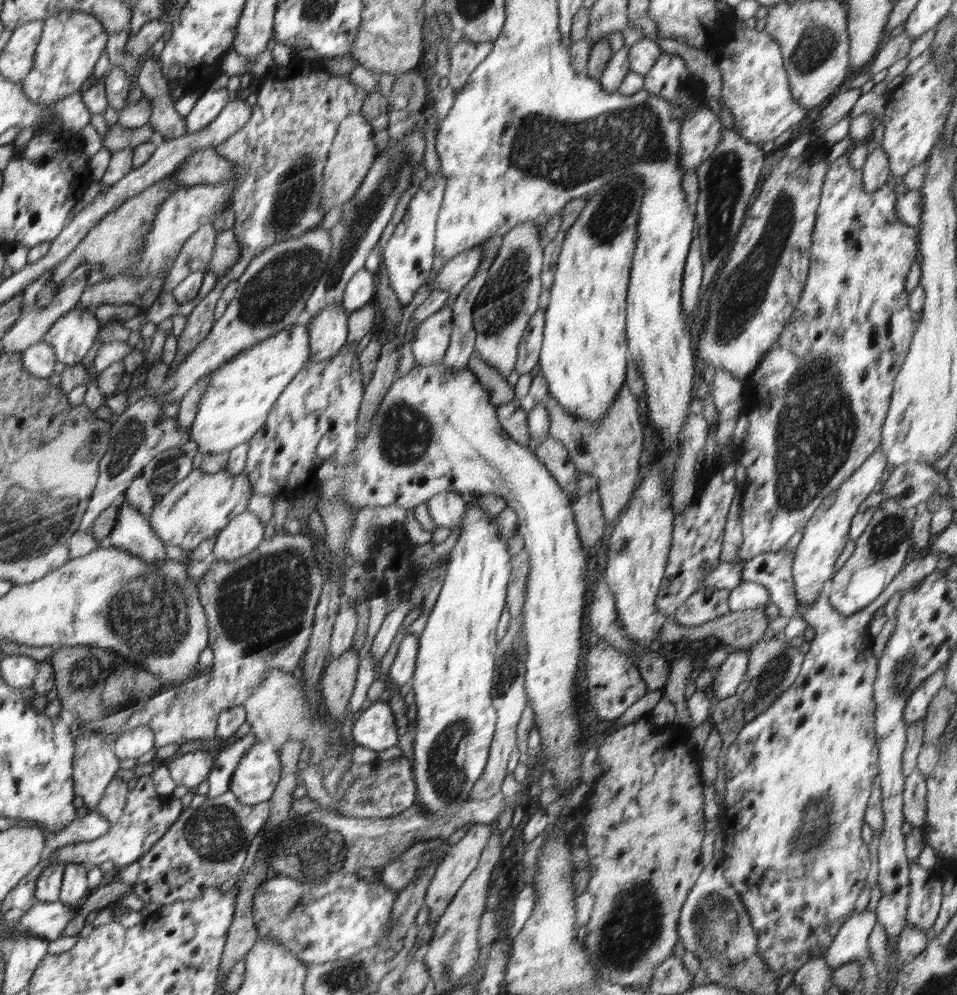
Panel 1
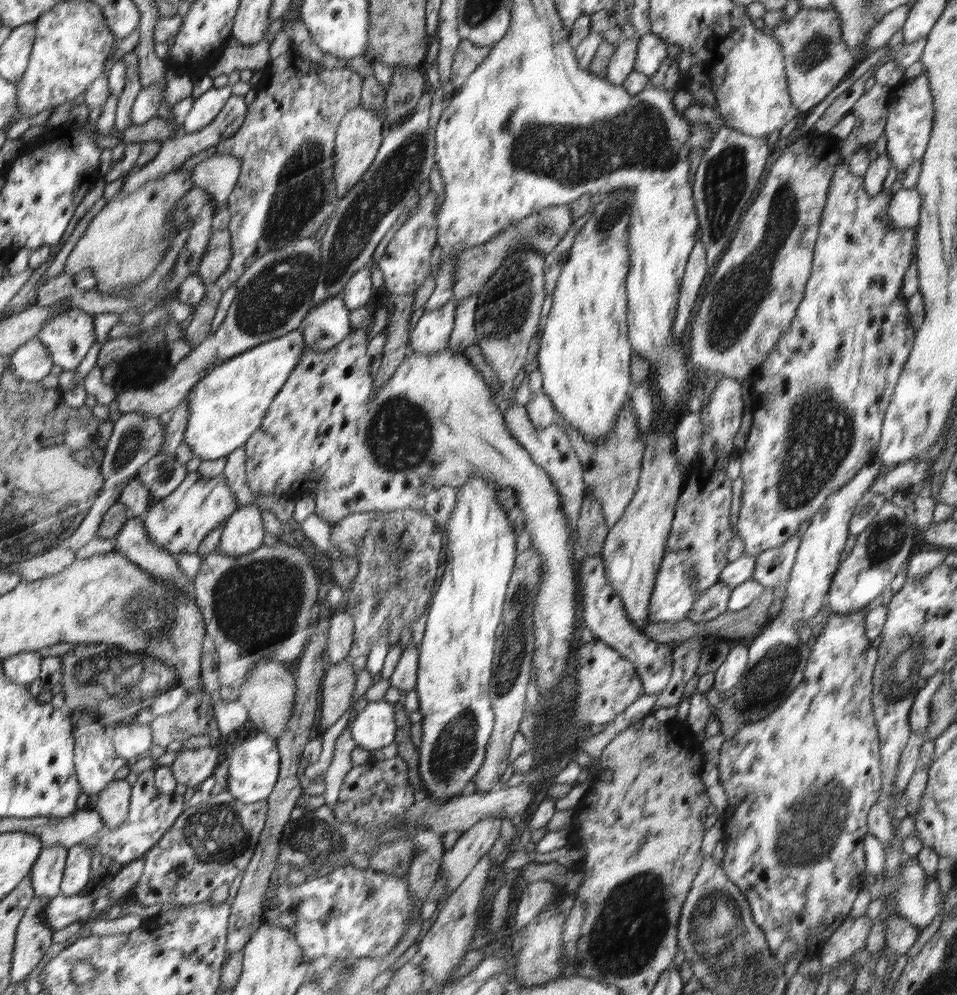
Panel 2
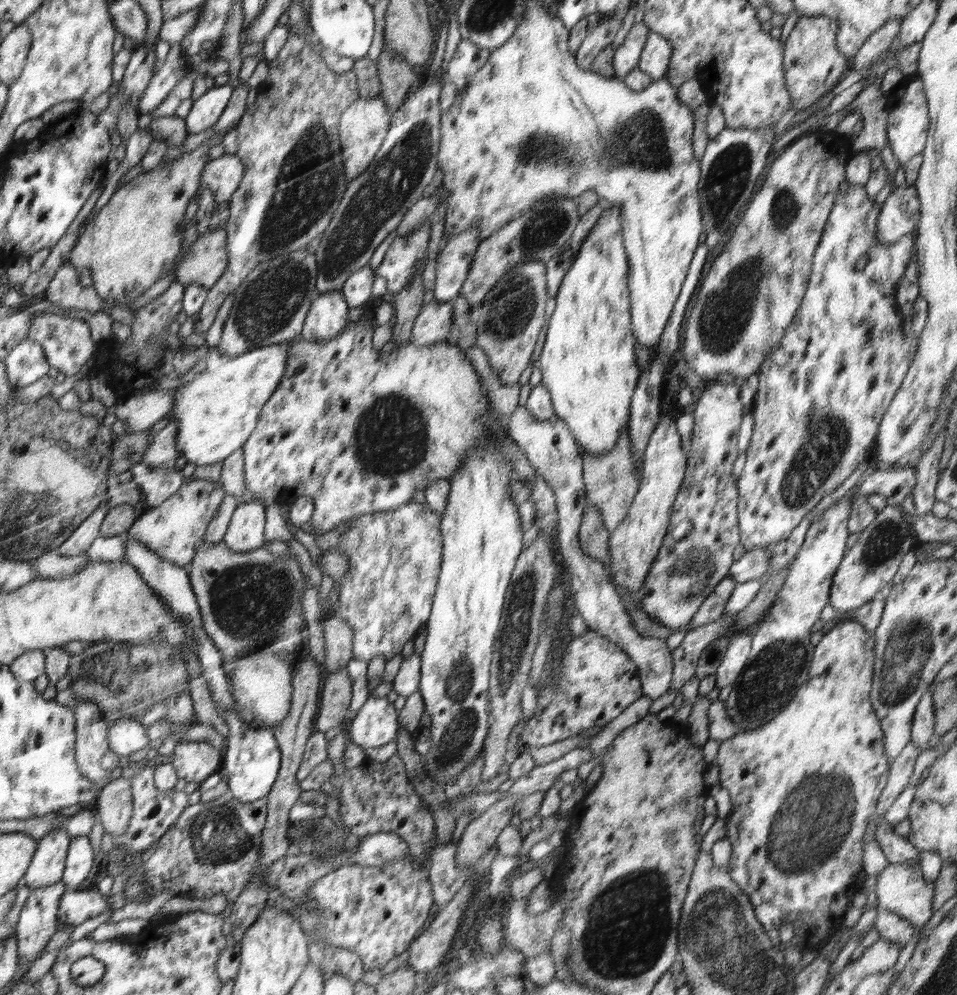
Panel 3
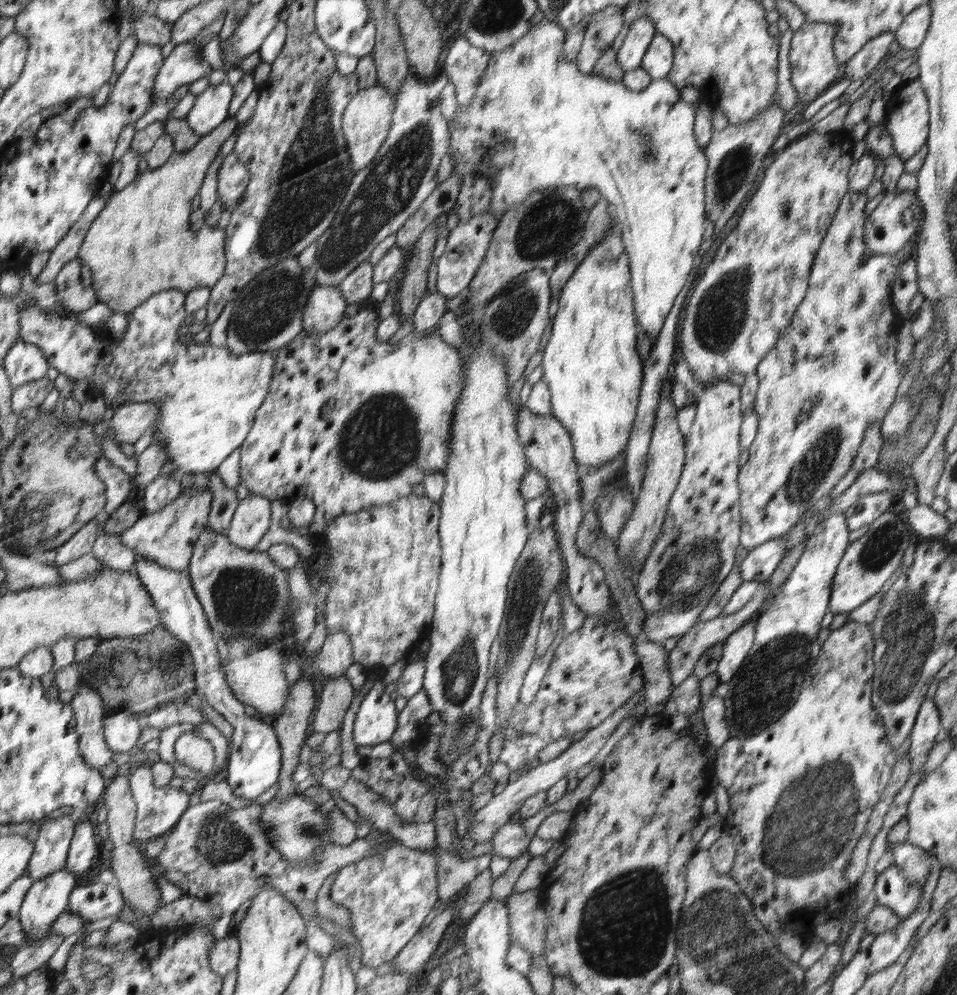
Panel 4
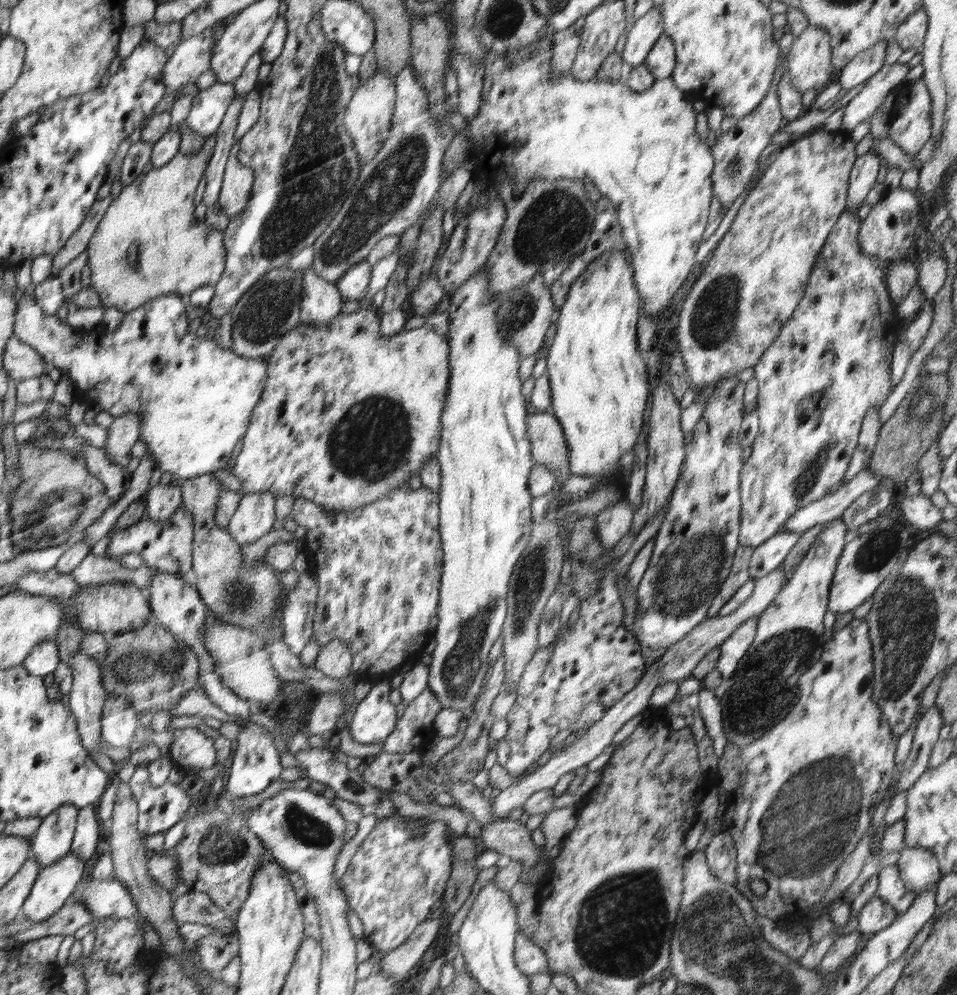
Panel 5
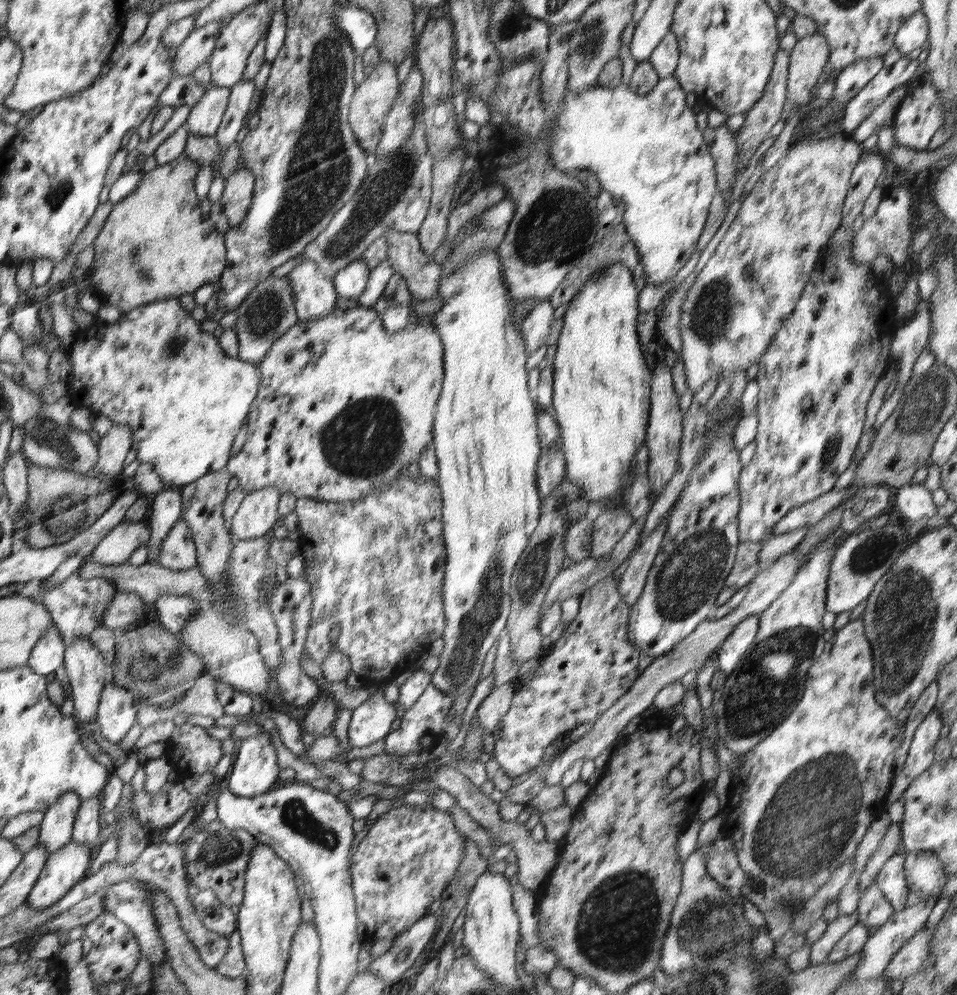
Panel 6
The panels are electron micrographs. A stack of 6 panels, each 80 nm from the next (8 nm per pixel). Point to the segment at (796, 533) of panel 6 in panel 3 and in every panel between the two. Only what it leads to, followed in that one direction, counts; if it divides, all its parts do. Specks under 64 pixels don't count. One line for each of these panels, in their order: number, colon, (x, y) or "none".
3: (753, 564)
4: (760, 563)
5: (771, 553)

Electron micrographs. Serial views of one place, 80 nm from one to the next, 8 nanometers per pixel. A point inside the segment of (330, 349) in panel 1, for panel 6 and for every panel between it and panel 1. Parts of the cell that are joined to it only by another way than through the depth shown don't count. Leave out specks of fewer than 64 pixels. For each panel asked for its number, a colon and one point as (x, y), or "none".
2: (325, 325)
3: (327, 317)
4: (326, 306)
5: (321, 302)
6: (315, 297)

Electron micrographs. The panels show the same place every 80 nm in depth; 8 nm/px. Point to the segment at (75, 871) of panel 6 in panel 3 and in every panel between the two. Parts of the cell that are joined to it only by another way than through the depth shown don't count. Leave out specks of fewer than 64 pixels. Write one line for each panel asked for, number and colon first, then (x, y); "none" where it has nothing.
3: (38, 921)
4: (46, 899)
5: (53, 886)

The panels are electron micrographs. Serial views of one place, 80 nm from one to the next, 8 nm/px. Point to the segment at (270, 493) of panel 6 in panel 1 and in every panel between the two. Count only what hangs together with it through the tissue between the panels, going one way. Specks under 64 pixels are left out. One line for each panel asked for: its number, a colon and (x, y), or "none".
1: (243, 534)
2: (244, 532)
3: (245, 532)
4: (251, 520)
5: (255, 514)

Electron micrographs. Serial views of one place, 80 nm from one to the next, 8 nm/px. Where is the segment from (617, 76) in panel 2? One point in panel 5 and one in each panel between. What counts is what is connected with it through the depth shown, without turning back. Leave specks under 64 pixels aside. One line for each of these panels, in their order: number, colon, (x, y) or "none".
3: (626, 56)
4: (629, 56)
5: (644, 33)

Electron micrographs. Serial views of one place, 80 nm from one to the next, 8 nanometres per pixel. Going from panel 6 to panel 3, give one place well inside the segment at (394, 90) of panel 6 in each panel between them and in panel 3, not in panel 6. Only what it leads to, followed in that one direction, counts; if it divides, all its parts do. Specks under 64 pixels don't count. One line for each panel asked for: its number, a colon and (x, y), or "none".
3: (363, 125)
4: (366, 120)
5: (367, 119)

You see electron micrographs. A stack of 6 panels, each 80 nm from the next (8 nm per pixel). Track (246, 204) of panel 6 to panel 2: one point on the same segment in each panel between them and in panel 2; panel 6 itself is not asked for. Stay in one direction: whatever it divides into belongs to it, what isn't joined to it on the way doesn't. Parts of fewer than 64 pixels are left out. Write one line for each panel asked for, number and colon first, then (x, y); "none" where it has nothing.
2: (218, 174)
3: (223, 175)
4: (233, 177)
5: (236, 190)

